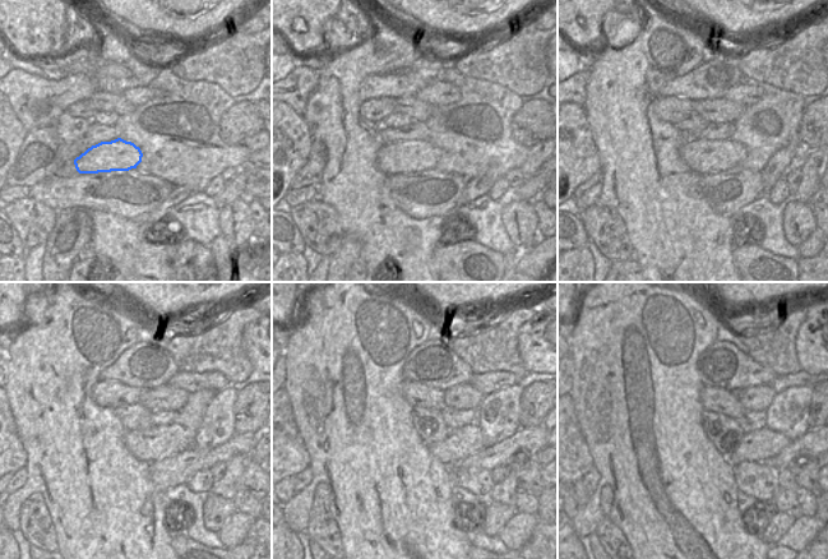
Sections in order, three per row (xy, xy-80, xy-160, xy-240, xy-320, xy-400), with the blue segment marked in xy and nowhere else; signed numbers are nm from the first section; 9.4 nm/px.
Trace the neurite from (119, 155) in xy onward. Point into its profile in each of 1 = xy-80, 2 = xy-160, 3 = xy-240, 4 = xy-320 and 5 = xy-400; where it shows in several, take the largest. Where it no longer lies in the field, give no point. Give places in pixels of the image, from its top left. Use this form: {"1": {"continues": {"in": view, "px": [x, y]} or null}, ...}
{"1": {"continues": {"in": "xy-80", "px": [410, 156]}}, "2": {"continues": {"in": "xy-160", "px": [702, 156]}}, "3": {"continues": {"in": "xy-240", "px": [157, 443]}}, "4": {"continues": {"in": "xy-320", "px": [459, 443]}}, "5": {"continues": {"in": "xy-400", "px": [758, 446]}}}

